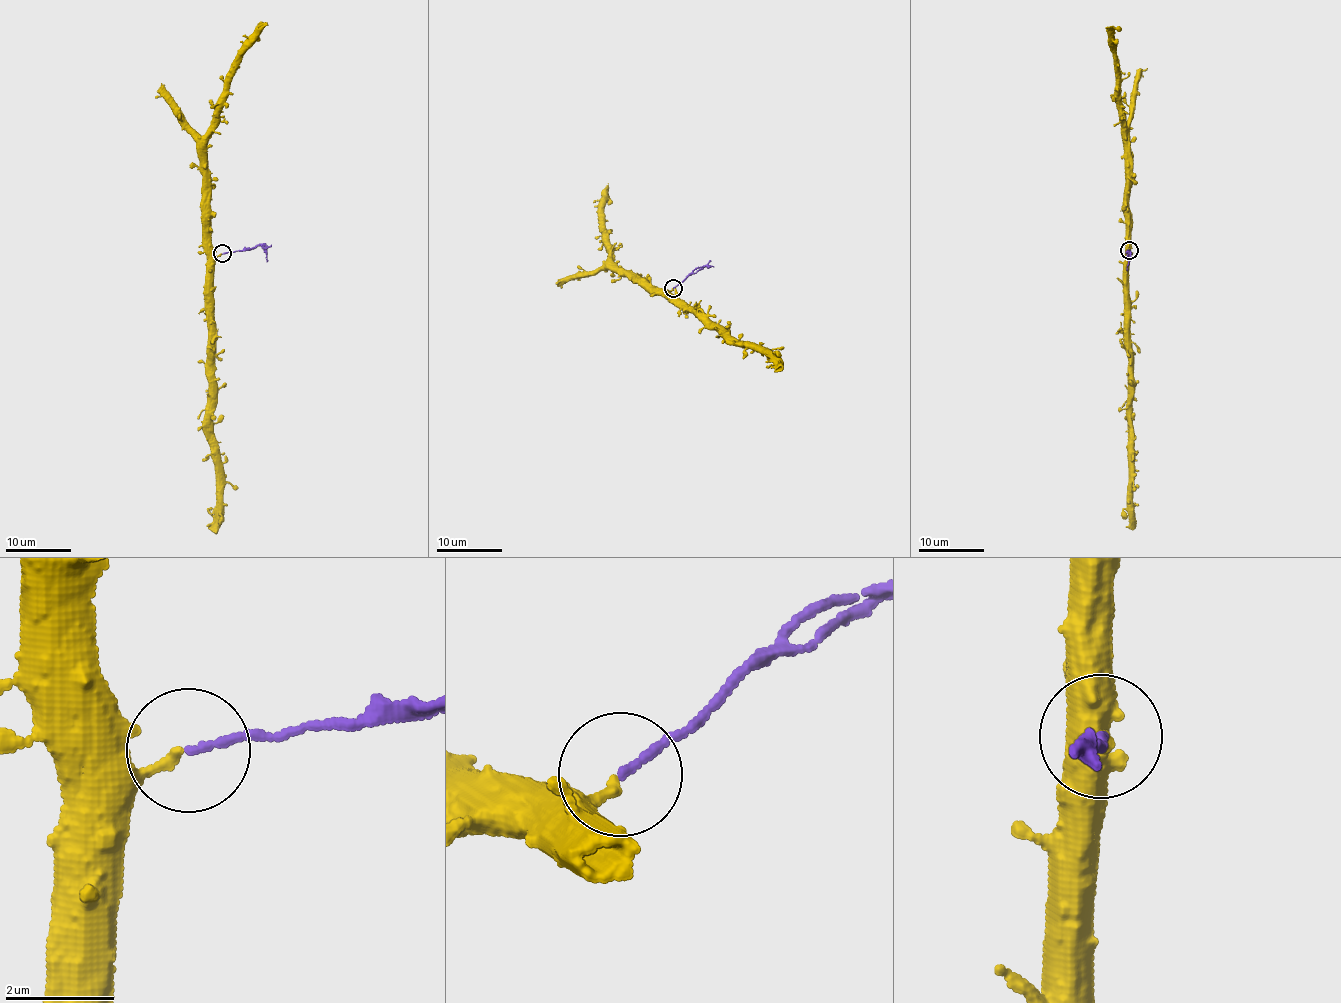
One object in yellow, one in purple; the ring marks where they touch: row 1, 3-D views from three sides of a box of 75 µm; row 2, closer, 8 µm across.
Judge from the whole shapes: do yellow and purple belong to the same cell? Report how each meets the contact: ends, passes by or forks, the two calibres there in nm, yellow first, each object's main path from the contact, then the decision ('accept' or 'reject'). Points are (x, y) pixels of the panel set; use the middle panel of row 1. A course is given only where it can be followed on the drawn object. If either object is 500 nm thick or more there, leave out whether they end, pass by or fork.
yellow ends there; purple ends there; 160 nm thick on the yellow side, 140 nm on the other; yellow runs (673, 288), (669, 293), (671, 297), (783, 368); purple runs (673, 288), (701, 267), (713, 266); reject

